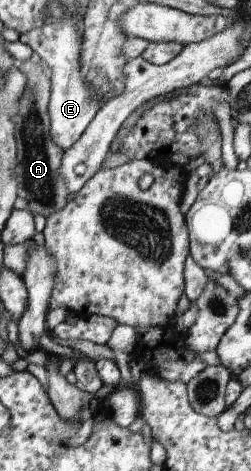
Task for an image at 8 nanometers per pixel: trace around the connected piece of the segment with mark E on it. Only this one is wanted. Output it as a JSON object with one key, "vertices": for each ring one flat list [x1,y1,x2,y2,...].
{"vertices":[[74,16,56,24,41,24,20,35,21,43,26,43,34,51,34,55,41,60,51,73,51,91,48,103,50,117,51,139,63,151,69,149,87,129,91,120,100,109,100,102,96,99,95,90,84,81,80,70,80,51,82,32]]}

